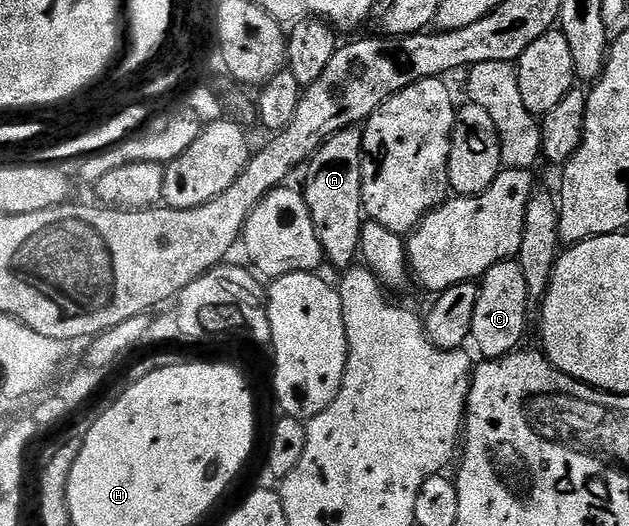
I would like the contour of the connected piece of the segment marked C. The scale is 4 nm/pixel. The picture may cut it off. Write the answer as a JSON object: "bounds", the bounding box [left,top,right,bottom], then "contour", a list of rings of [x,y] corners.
{"bounds":[470,260,527,359],"contour":[[[508,260],[489,268],[479,286],[477,308],[471,317],[470,341],[479,345],[484,359],[502,358],[520,345],[523,333],[527,330],[527,289],[525,276],[521,272],[518,261]]]}

